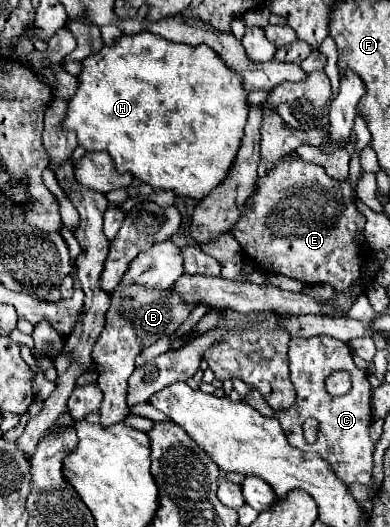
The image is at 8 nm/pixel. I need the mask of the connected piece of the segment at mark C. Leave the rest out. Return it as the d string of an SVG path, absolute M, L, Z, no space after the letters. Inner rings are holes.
M313 336L305 340L293 338L289 342L289 366L291 366L291 382L297 392L297 400L293 408L287 412L273 412L257 390L251 390L243 400L255 408L263 416L273 416L279 420L289 444L299 448L301 452L315 452L319 454L331 470L345 482L345 484L373 484L371 468L373 468L373 442L369 440L369 424L373 420L371 410L371 384L367 380L367 372L357 370L351 358L351 350L345 342L329 336ZM337 370L349 370L351 374L351 390L345 396L331 396L325 388L325 378ZM307 418L319 420L319 436L315 444L307 444L303 438L303 422Z

